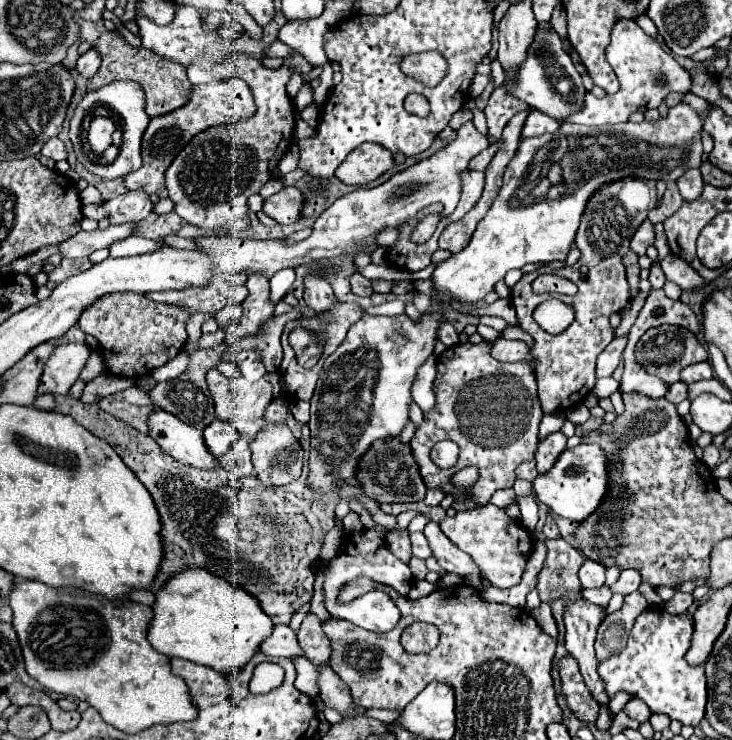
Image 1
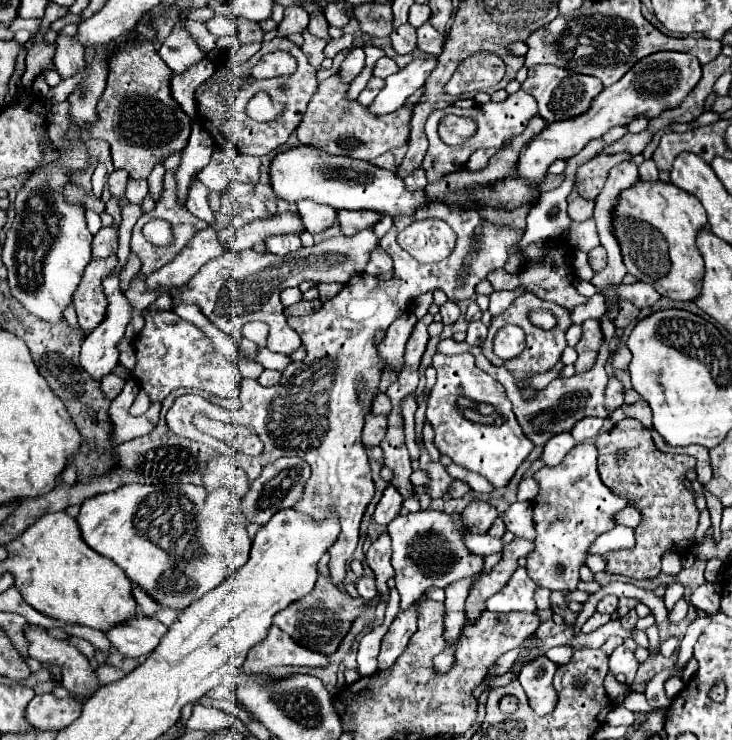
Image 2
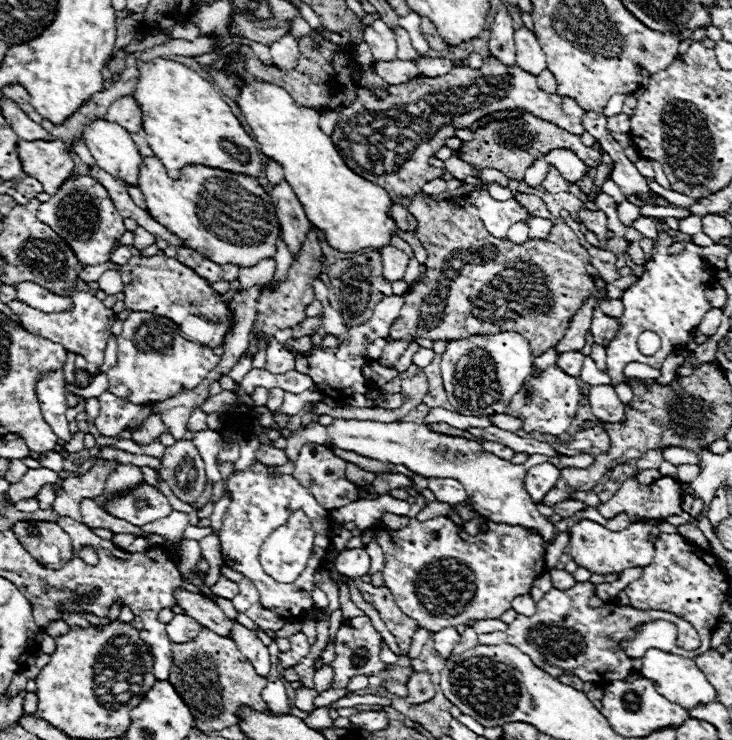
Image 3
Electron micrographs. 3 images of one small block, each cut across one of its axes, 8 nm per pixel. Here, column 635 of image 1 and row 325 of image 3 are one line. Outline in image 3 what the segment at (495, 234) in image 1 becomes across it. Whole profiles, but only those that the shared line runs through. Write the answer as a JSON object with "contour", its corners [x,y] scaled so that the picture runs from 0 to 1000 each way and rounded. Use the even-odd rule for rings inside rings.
{"contour":[[[180,422],[161,454],[161,492],[145,503],[148,530],[183,546],[219,543],[268,524],[298,489],[290,470],[254,459],[235,432],[205,422]]]}

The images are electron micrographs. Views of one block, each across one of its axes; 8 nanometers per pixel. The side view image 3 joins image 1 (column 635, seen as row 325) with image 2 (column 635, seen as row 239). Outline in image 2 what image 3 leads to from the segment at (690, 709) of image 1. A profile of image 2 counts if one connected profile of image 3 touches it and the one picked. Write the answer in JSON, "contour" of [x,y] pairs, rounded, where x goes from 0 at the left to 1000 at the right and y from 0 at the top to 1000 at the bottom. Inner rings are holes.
{"contour":[[[850,870],[833,884],[833,911],[855,911],[855,922],[863,924],[866,911],[872,905],[874,895],[866,889],[866,884]]]}

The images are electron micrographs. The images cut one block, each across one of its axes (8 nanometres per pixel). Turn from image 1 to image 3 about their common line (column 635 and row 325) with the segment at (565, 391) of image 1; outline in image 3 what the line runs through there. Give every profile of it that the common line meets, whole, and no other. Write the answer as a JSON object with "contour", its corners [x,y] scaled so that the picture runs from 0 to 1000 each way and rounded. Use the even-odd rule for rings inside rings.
{"contour":[[[180,346],[172,357],[161,359],[153,354],[131,357],[131,359],[115,359],[109,365],[112,381],[131,381],[139,368],[145,365],[164,365],[167,373],[167,395],[172,416],[180,422],[213,422],[216,427],[230,427],[232,432],[240,432],[246,446],[251,449],[254,459],[268,459],[273,465],[281,465],[284,470],[303,468],[309,449],[317,443],[317,419],[314,408],[303,405],[303,397],[290,389],[290,384],[270,373],[262,362],[246,357],[240,349],[230,346]]]}

